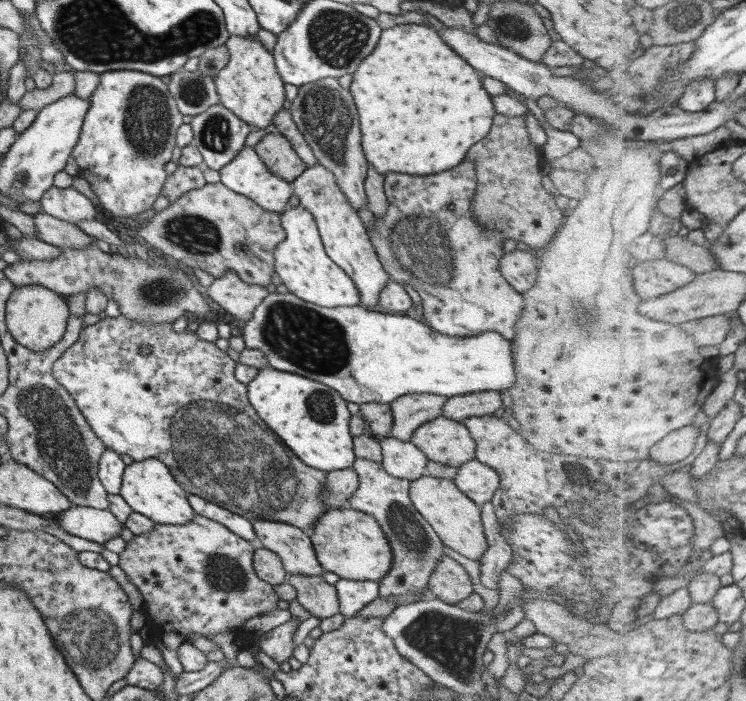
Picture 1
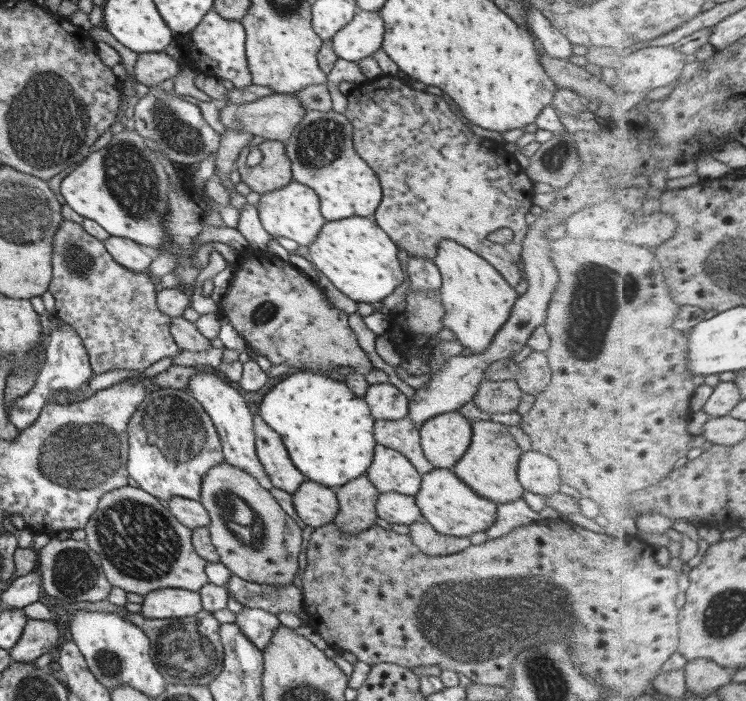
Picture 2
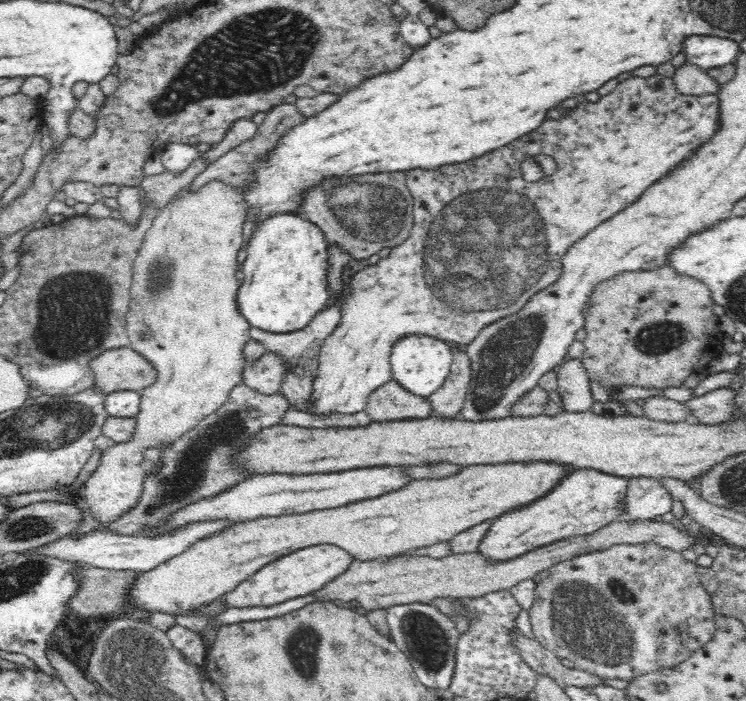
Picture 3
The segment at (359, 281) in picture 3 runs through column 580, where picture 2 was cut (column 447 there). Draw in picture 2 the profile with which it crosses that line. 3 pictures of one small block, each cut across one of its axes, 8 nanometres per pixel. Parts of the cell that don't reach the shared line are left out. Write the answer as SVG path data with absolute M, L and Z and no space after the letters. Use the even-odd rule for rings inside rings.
M383 75L380 78L374 80L368 80L356 84L346 95L346 109L342 114L352 126L354 151L359 158L362 158L367 166L375 173L375 176L379 178L379 184L381 186L381 204L379 208L375 210L375 216L371 216L373 222L377 222L377 226L381 226L381 230L385 230L385 234L399 246L403 248L409 257L423 257L424 259L431 259L436 253L436 244L439 240L449 239L450 241L457 242L475 254L478 254L481 258L484 258L499 274L509 283L509 286L515 286L520 278L519 271L517 270L516 263L520 258L520 250L522 249L523 237L528 235L530 227L525 223L525 214L531 212L534 209L531 206L531 181L529 177L523 172L523 168L517 164L512 154L509 154L502 148L501 144L492 140L481 138L481 136L475 136L467 128L459 116L455 116L449 106L439 98L439 96L433 96L433 94L427 94L427 92L417 92L413 90L409 85L404 85L401 80L397 80L396 76ZM499 228L509 228L513 233L513 238L510 242L504 244L493 243L487 240L487 234L495 232Z

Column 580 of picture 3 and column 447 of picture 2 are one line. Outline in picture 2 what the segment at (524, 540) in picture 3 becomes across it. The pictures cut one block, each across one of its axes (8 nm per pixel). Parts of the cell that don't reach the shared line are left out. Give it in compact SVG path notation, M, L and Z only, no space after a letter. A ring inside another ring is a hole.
M435 469L419 478L419 490L413 496L421 511L421 519L427 521L439 534L454 537L468 537L473 532L485 531L496 517L494 502L483 498L471 488L467 488L451 469Z

